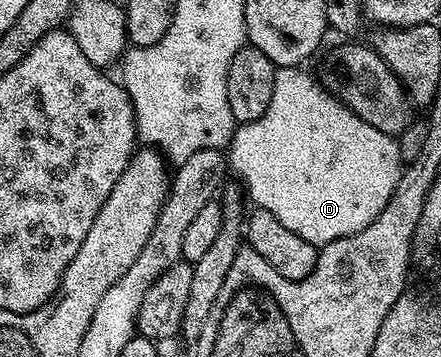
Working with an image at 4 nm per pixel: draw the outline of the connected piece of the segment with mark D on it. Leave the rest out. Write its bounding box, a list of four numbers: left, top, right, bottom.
[226,66,402,246]

